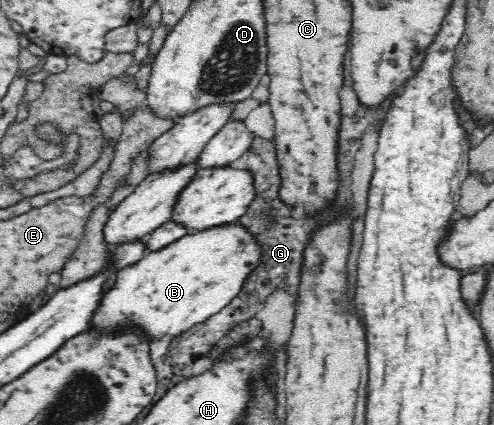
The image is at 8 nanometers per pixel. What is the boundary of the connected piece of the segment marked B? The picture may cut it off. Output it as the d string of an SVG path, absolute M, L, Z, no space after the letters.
M227 224L228 227L224 229L219 229L220 226L213 226L209 230L201 230L201 232L190 232L179 238L177 242L165 246L157 252L149 252L143 258L140 258L139 261L133 263L132 265L124 266L123 269L119 269L116 273L117 278L115 284L111 287L105 294L102 294L101 300L97 308L93 311L92 317L88 322L88 330L96 330L96 332L105 332L105 334L123 334L123 332L137 332L139 336L145 336L149 338L148 342L155 342L155 340L163 340L165 336L167 338L177 338L177 336L191 330L193 326L201 322L205 322L205 319L212 317L213 314L217 314L224 306L227 306L229 302L232 301L233 296L239 293L241 286L244 284L245 278L248 277L248 274L258 265L258 258L260 257L260 250L257 246L257 243L254 241L254 238L251 238L251 235L243 226L238 224Z

